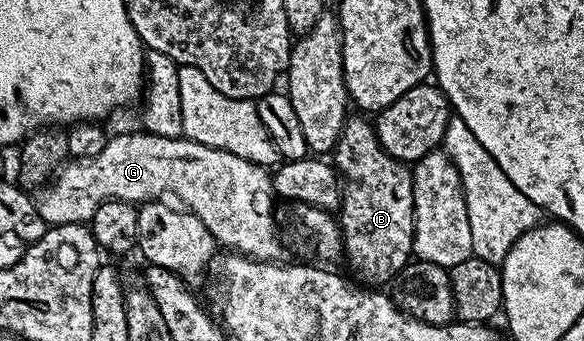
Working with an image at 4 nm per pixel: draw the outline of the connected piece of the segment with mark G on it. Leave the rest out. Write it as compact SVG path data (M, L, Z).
M148 133L141 135L117 135L106 138L103 149L90 159L69 161L52 176L50 187L42 186L36 192L35 202L39 209L39 217L43 217L46 225L58 223L88 224L93 218L95 209L103 205L107 199L127 201L134 205L144 205L150 201L160 200L170 191L176 202L184 210L190 211L213 234L214 240L221 243L230 252L245 255L249 259L277 261L282 258L281 239L277 236L277 223L273 220L273 199L275 190L270 172L257 166L243 157L198 141L187 138L159 137Z

